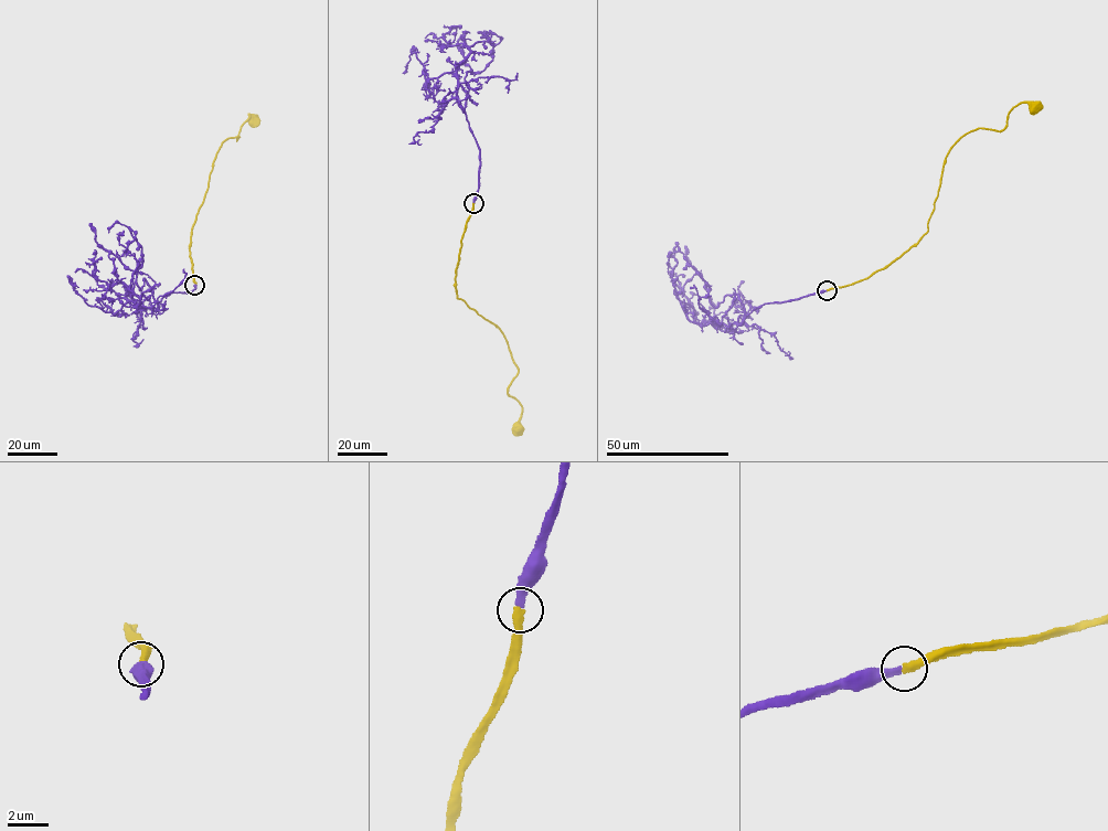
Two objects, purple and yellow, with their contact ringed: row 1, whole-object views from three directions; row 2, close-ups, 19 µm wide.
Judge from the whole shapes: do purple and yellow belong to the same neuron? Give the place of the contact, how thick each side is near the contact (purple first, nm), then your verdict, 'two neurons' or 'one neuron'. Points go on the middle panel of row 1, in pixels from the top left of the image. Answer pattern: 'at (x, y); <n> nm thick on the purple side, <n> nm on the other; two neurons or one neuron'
at (473, 203); 280 nm thick on the purple side, 320 nm on the other; one neuron

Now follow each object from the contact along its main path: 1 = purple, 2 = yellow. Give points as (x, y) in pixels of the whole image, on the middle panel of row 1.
1: (473, 203), (479, 148), (459, 103), (456, 68), (470, 52), (450, 45), (444, 38), (456, 28), (451, 34)
2: (473, 203), (458, 258), (457, 297), (501, 331), (518, 368), (508, 390), (521, 406), (519, 427)

